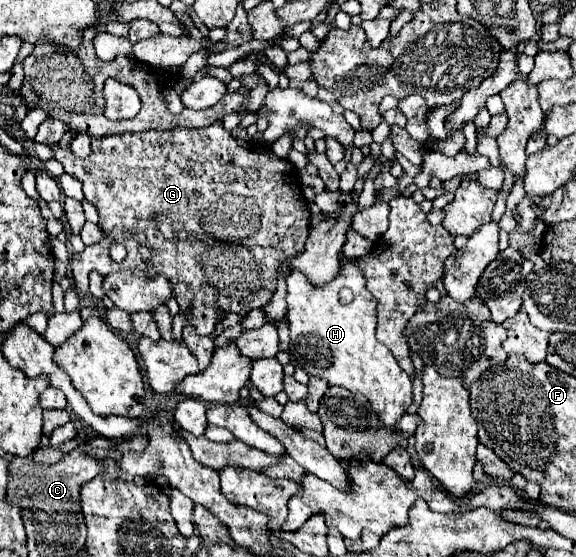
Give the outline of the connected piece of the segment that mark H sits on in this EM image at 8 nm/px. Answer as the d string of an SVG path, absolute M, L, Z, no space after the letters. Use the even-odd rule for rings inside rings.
M353 260L353 262L343 264L339 276L321 288L309 284L301 272L291 272L287 276L287 304L289 304L287 306L287 320L289 320L289 336L291 336L289 354L293 356L295 364L299 368L303 368L309 376L319 376L319 378L327 380L331 386L337 384L337 386L347 388L349 392L363 394L369 400L371 408L379 414L381 424L385 428L391 428L405 414L407 406L413 400L413 380L407 372L401 370L401 366L397 364L397 360L393 358L389 348L375 338L377 300L367 290L363 272L357 266L357 262ZM343 288L349 288L353 292L353 300L349 304L339 302L339 292Z

